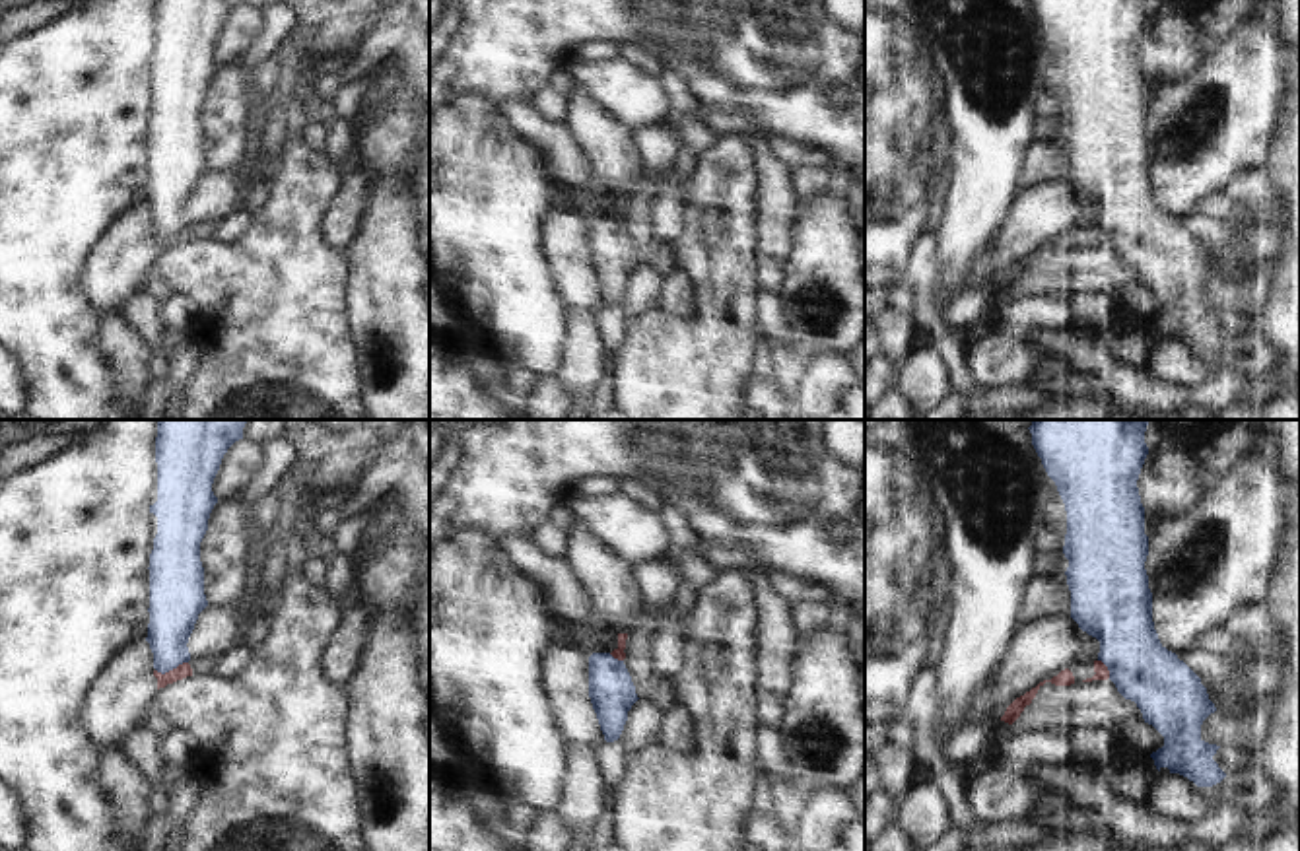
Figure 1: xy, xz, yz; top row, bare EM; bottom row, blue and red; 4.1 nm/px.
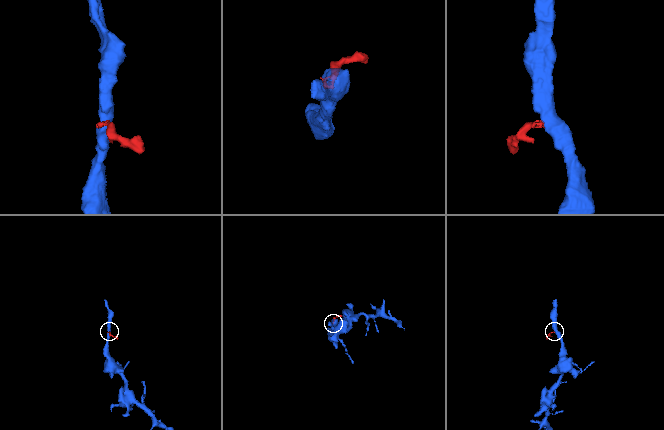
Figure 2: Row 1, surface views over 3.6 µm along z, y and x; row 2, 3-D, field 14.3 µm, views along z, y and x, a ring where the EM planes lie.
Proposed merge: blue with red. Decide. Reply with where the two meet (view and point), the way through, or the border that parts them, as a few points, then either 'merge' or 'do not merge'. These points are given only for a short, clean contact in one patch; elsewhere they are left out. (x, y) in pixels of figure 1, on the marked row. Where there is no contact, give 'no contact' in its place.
xy (171, 669) | along xy (187, 661), (164, 673), (156, 671) | do not merge

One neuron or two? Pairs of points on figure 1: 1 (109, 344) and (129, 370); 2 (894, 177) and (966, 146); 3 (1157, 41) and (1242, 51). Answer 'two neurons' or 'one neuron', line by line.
1: one neuron
2: two neurons
3: two neurons

